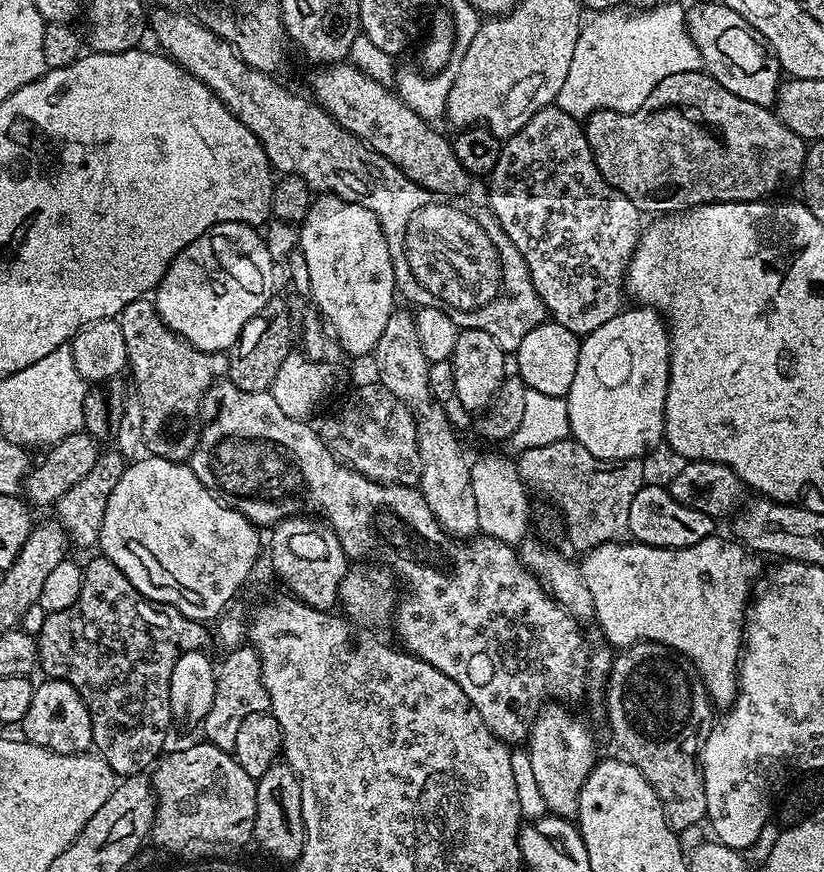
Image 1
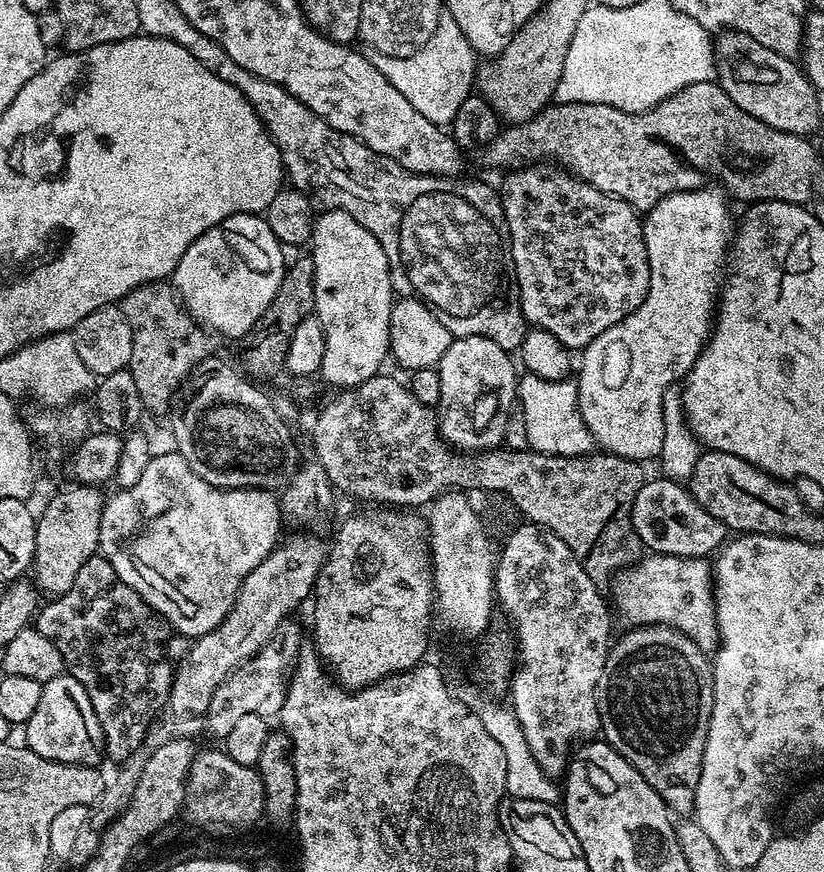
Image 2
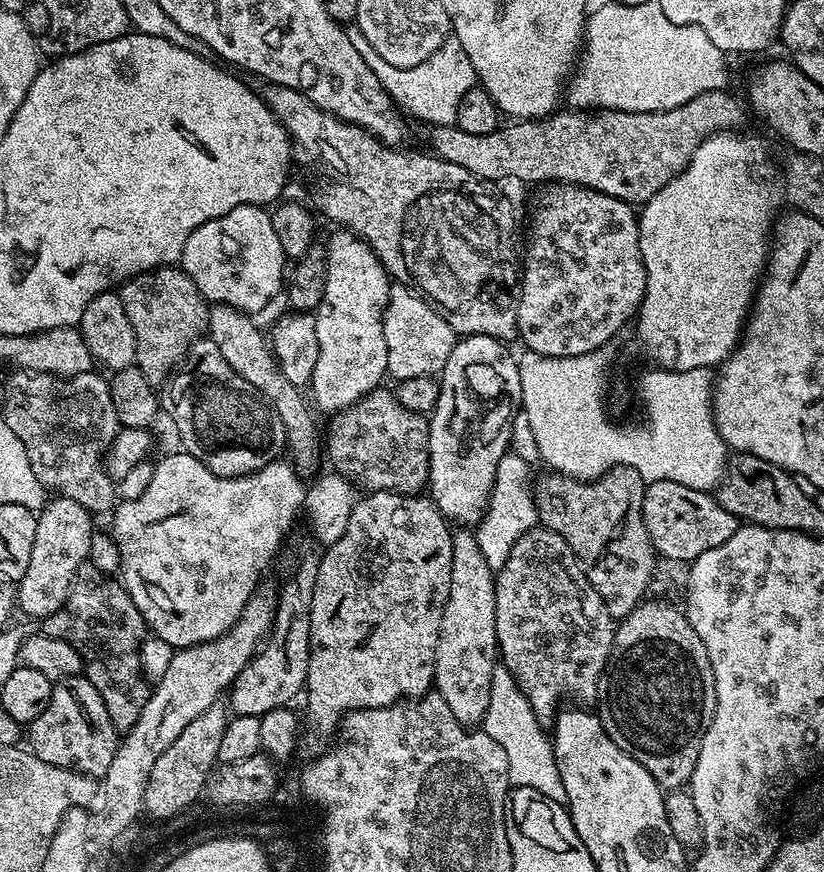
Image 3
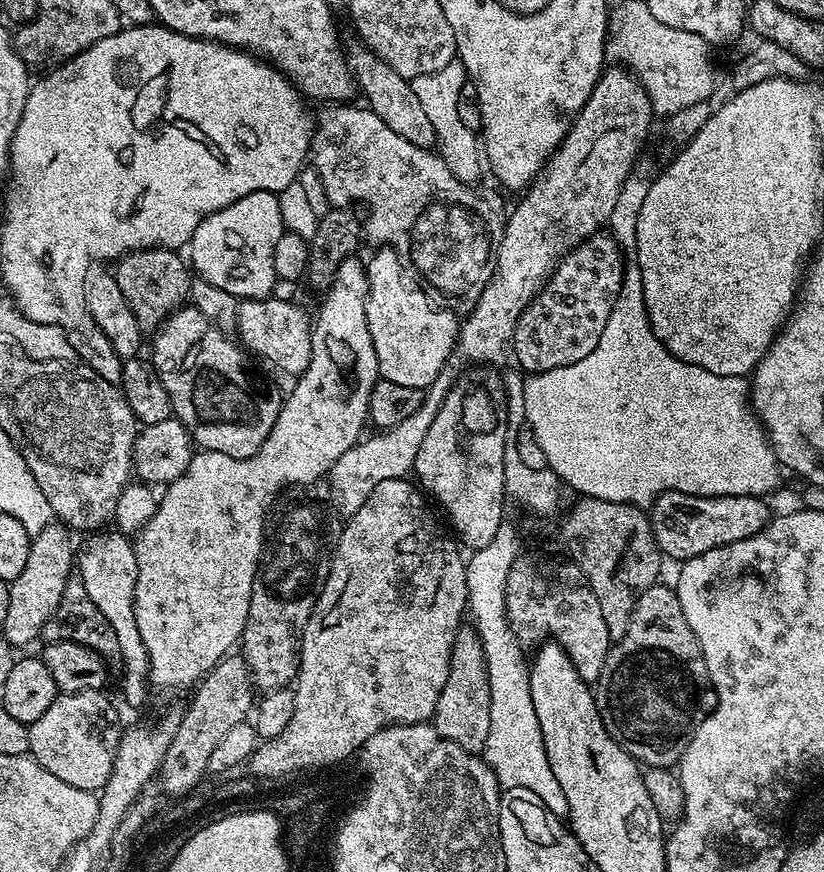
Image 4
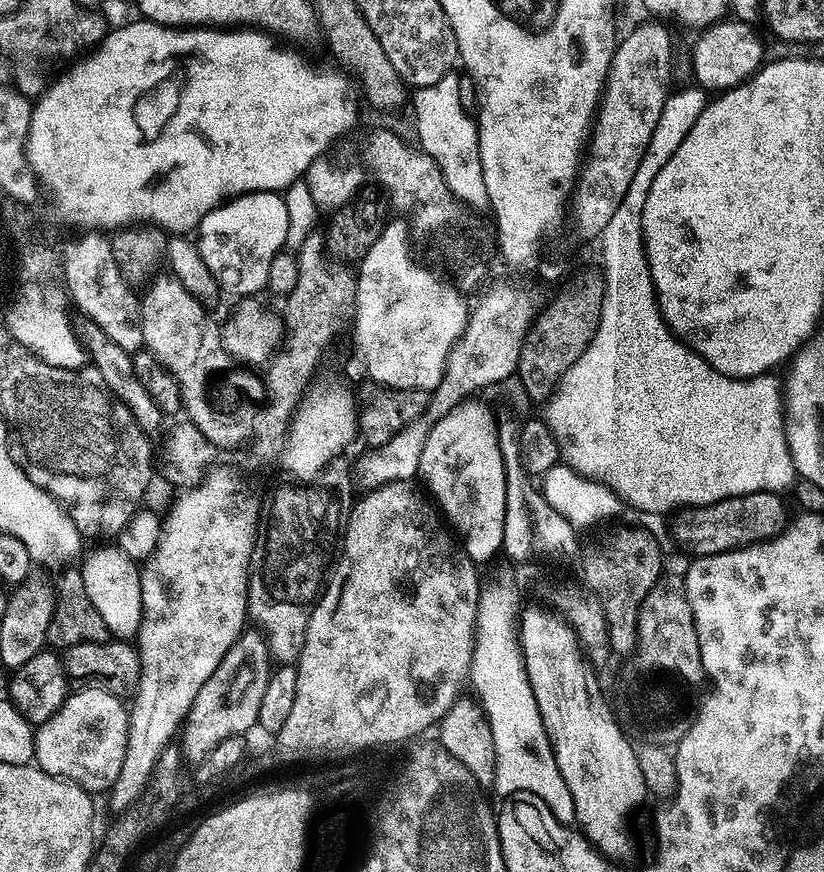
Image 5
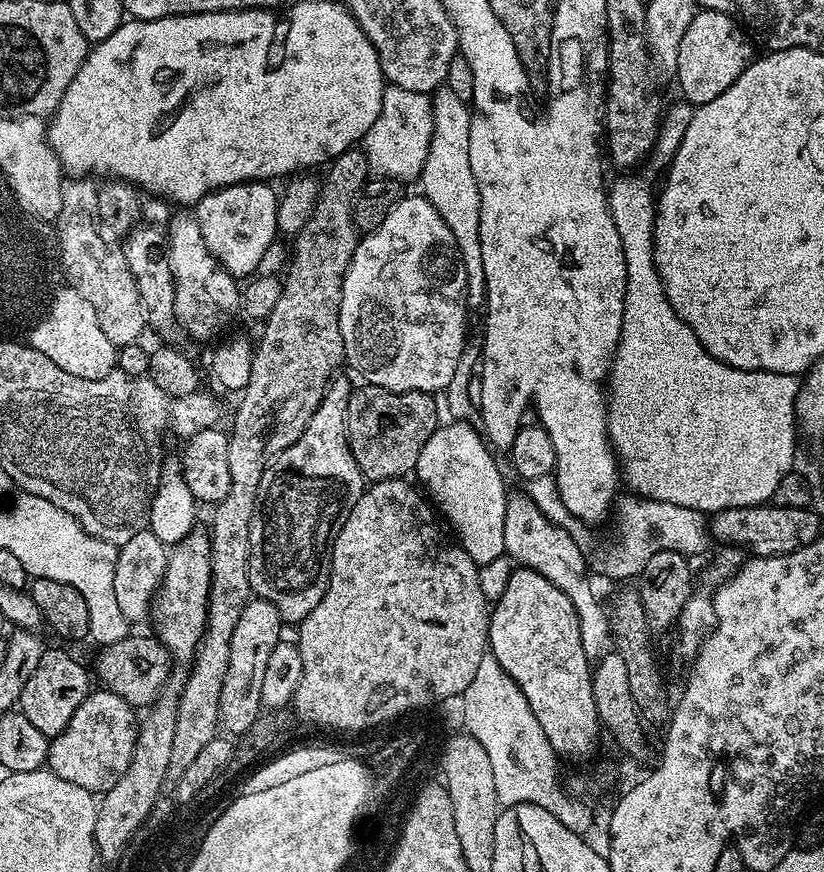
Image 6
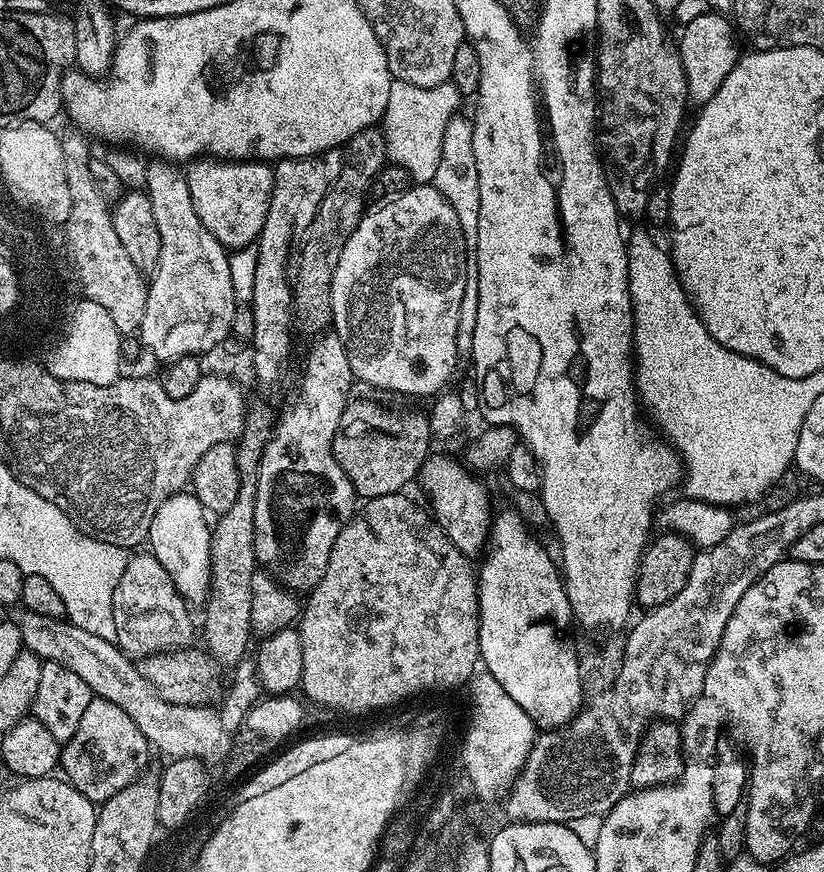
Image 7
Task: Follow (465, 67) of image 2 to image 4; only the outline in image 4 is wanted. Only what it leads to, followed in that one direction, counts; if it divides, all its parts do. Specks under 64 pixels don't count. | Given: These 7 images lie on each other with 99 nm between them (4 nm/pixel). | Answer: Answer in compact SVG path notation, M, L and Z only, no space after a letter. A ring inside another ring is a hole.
M454 59L446 66L442 66L442 70L434 74L422 74L410 83L414 95L418 97L418 102L426 113L426 118L430 118L430 126L434 126L438 152L443 156L450 174L454 174L454 178L458 178L464 184L477 183L482 170L484 171L480 142L477 133L462 126L462 121L458 118L458 94L466 83L463 64L459 59Z

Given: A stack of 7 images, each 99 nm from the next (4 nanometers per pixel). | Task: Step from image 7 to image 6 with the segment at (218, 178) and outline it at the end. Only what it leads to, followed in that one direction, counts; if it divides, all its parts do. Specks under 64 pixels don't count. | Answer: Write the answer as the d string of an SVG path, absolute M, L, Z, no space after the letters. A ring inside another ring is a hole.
M268 182L232 184L228 188L218 189L217 192L209 192L194 206L194 215L202 230L204 244L212 257L231 276L251 277L257 271L255 268L263 262L268 247L276 240L278 192L272 187Z

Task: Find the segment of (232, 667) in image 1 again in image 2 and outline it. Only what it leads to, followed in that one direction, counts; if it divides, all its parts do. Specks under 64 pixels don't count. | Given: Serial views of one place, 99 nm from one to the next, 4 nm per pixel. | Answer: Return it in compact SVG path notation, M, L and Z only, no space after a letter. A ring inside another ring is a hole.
M296 618L283 620L272 640L266 642L266 646L258 650L258 654L254 654L245 664L231 672L222 682L222 686L218 686L214 698L210 698L210 706L206 713L209 730L219 738L225 738L237 721L246 714L272 718L280 713L284 705L284 695L288 693L286 678L292 675L301 647L299 622Z

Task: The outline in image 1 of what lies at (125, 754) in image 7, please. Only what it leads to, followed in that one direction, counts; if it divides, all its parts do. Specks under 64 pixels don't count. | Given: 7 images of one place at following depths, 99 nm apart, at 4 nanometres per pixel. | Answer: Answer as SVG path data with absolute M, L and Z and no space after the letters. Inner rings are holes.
M41 679L41 684L37 683L34 687L34 698L30 698L30 710L26 710L26 718L22 722L23 739L30 744L37 744L43 748L49 748L52 752L66 752L69 754L84 754L93 747L92 742L92 723L90 714L74 686L65 680Z

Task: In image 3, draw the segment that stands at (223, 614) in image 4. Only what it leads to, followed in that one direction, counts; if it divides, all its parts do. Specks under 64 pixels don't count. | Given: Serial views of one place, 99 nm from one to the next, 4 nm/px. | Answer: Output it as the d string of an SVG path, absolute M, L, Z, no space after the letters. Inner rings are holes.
M336 230L332 241L326 244L328 273L324 301L314 309L318 334L318 364L310 383L311 399L315 407L327 414L344 411L361 400L368 392L381 387L388 371L386 362L386 334L384 333L384 309L388 306L390 277L384 264L376 257L376 251L362 237L351 230ZM177 450L173 456L164 456L160 461L155 461L150 486L146 486L145 493L133 500L126 500L115 505L111 513L112 528L110 535L117 549L120 552L120 565L122 573L124 572L123 587L127 588L128 596L138 606L138 610L144 616L145 625L154 631L155 639L164 640L172 649L189 648L195 644L202 644L207 640L218 638L242 614L242 606L251 598L252 593L256 591L261 583L264 571L268 568L268 563L276 556L276 551L280 548L280 543L284 540L284 535L292 528L292 523L296 520L296 515L301 515L302 509L306 504L306 484L303 484L301 473L297 472L291 463L276 460L265 463L262 470L251 472L245 476L229 476L227 478L214 474L198 458L194 458L190 453Z

